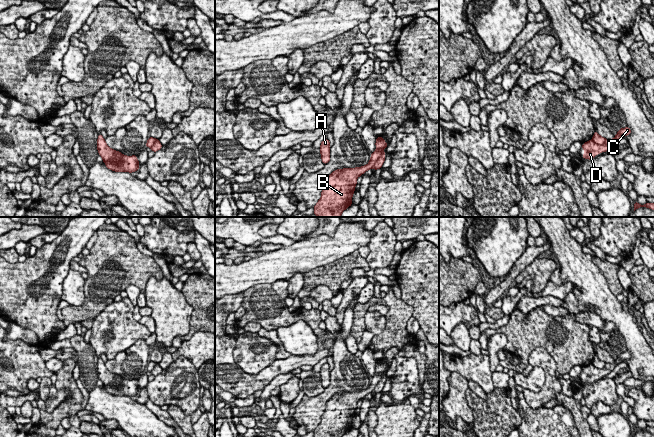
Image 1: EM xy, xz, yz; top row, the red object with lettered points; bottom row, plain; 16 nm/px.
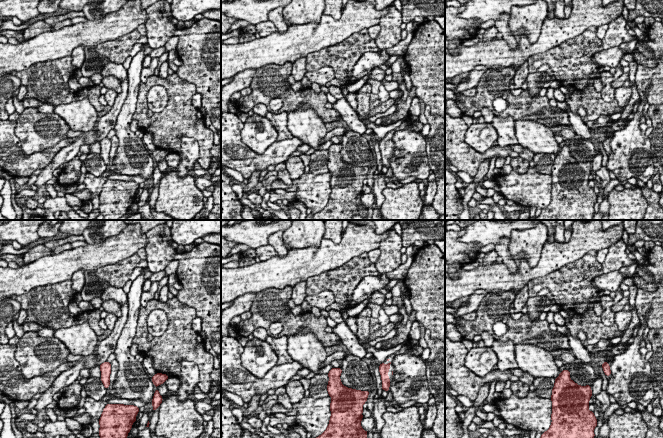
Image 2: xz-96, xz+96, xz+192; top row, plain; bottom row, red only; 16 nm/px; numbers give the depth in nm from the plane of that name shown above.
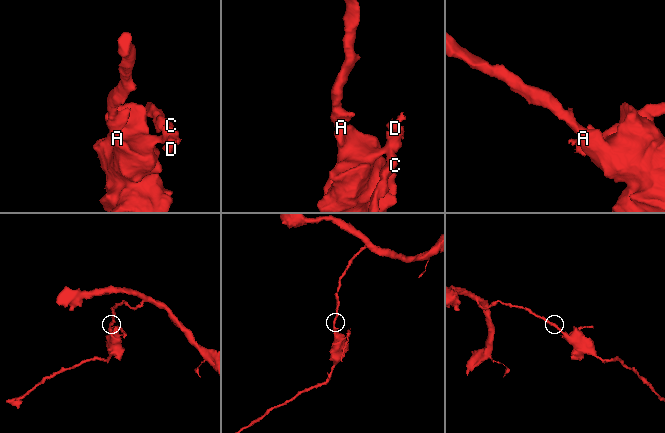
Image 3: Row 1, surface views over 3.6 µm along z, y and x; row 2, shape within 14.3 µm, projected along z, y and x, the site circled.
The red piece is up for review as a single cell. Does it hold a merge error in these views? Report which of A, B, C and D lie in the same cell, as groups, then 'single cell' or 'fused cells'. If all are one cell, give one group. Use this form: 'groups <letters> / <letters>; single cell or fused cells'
groups A B / C D; fused cells

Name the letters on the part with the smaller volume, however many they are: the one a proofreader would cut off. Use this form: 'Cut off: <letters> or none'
Cut off: C, D

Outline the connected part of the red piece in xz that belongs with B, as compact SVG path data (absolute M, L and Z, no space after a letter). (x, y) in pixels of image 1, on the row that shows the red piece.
M380 149L371 153L370 161L365 166L333 171L326 178L325 187L314 206L313 214L317 217L341 217L342 212L352 205L357 178L372 169L383 152L383 149Z

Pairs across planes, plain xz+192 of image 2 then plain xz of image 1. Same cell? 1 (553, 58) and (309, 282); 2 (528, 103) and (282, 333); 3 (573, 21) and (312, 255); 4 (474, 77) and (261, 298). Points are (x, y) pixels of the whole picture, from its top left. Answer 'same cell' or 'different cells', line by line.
1: same cell
2: different cells
3: same cell
4: different cells

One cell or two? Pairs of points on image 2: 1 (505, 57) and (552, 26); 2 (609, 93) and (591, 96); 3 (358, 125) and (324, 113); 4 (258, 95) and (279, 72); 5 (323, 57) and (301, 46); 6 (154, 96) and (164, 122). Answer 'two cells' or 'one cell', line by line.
1: one cell
2: two cells
3: two cells
4: one cell
5: two cells
6: two cells

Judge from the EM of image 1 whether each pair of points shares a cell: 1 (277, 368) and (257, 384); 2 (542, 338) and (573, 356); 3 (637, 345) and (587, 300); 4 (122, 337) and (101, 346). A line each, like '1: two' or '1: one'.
1: one
2: one
3: one
4: one

